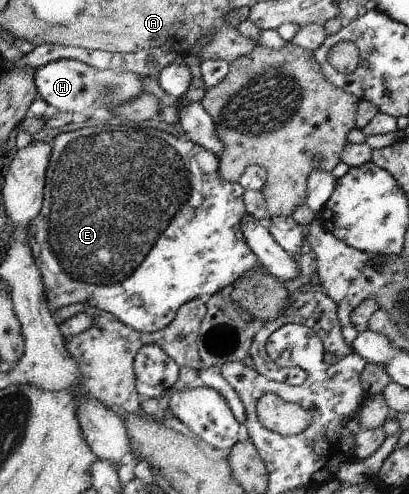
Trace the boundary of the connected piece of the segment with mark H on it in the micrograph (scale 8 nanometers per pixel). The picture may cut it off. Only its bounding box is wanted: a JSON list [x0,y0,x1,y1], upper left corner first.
[35,59,144,120]

